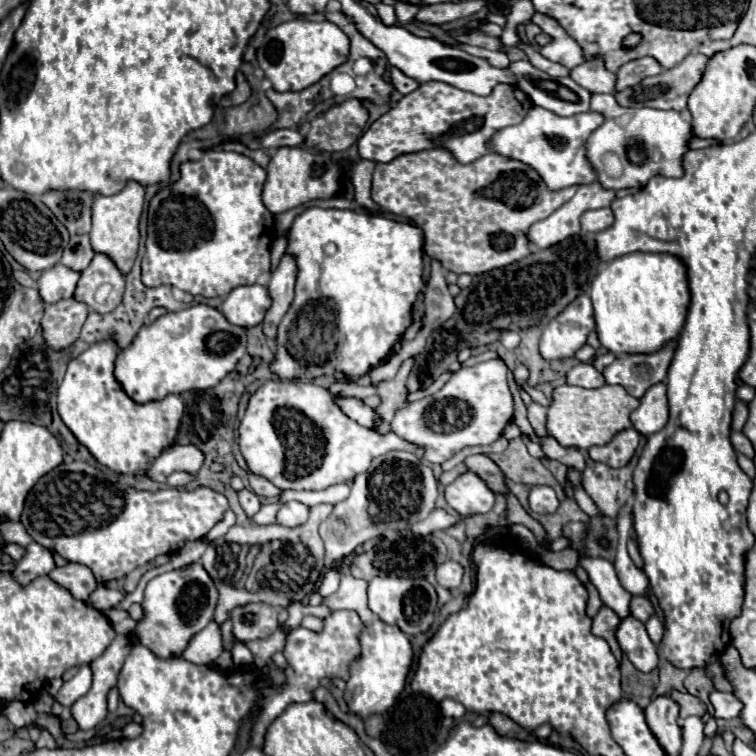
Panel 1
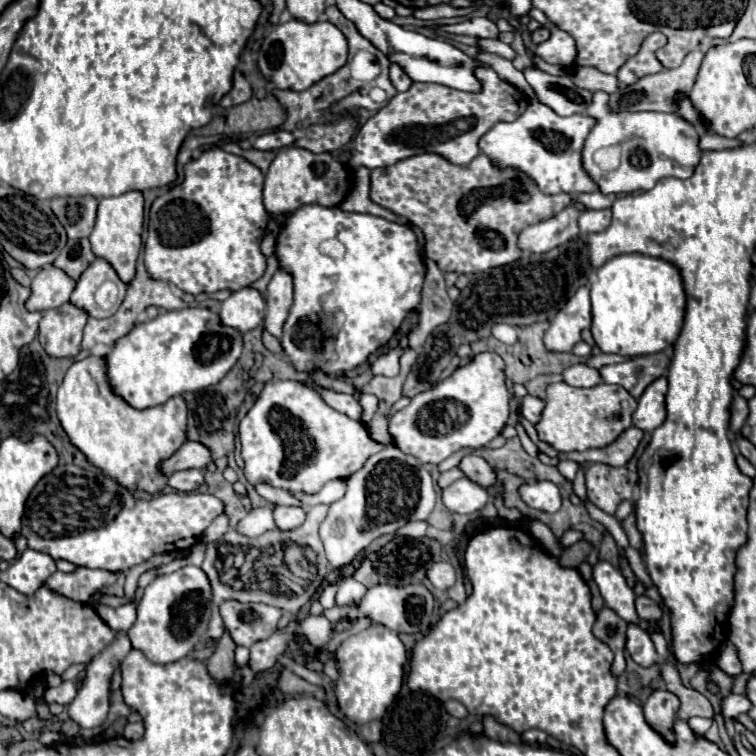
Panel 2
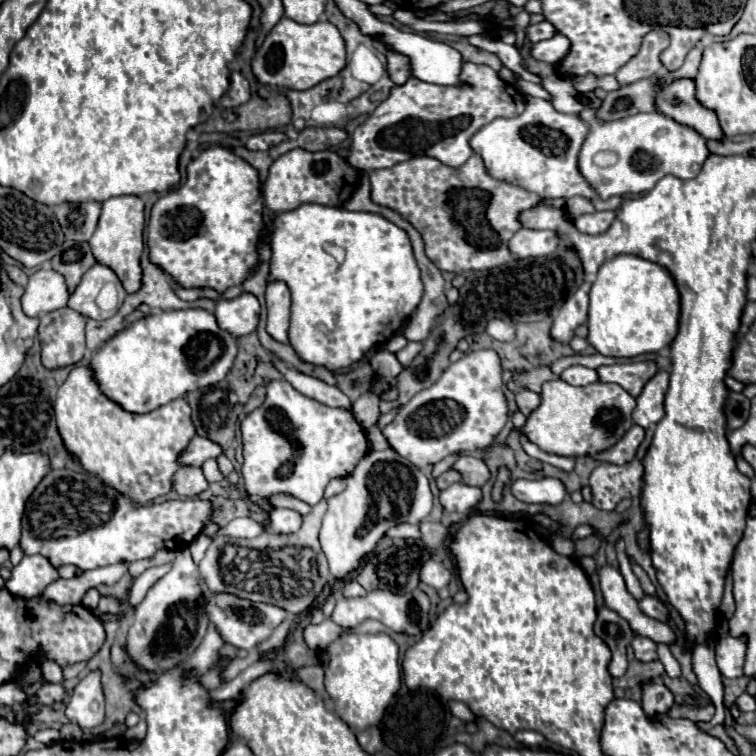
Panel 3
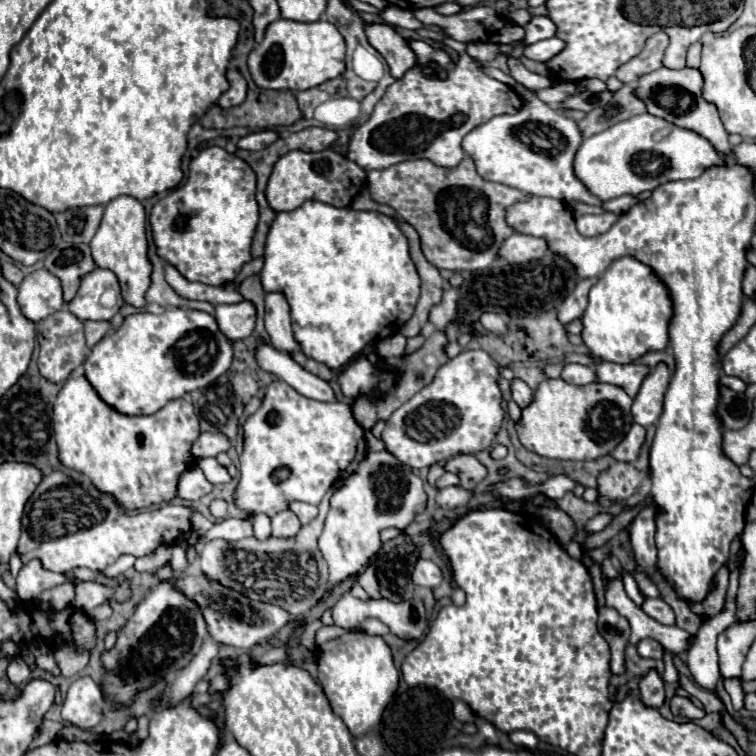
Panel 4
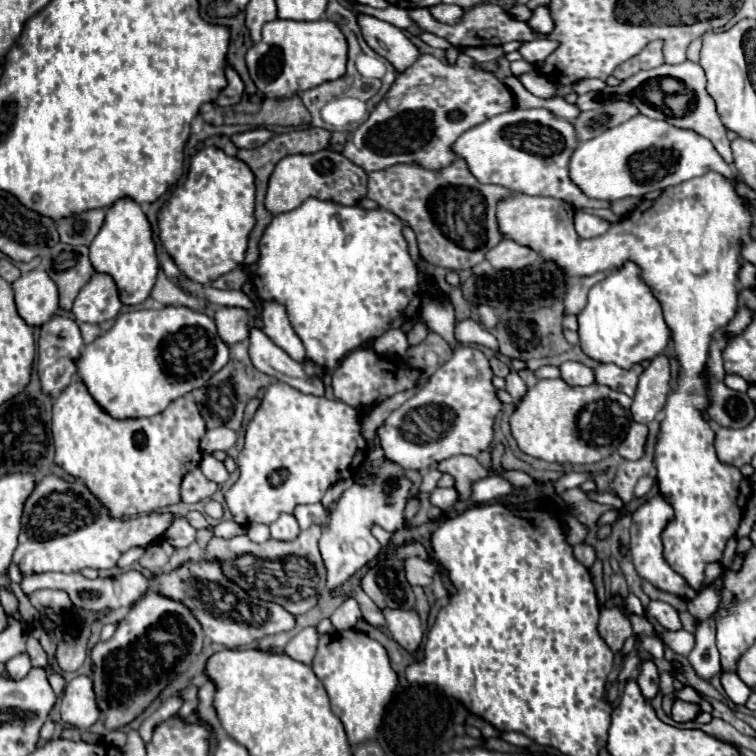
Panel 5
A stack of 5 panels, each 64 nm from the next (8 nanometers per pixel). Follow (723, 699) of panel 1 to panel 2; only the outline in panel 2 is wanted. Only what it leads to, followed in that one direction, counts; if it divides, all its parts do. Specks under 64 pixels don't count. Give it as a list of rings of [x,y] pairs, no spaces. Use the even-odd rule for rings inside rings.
[[[728,694],[720,698],[720,714],[724,718],[736,718],[742,712],[750,710],[750,702],[740,694]]]

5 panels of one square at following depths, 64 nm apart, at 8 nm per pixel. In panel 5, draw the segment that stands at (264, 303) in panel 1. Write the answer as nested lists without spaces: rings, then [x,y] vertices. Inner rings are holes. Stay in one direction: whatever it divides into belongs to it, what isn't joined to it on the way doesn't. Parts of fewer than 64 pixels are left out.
[[[222,306],[216,310],[214,320],[218,326],[218,334],[226,344],[232,346],[248,338],[248,332],[252,326],[252,318],[248,310],[236,308],[236,306]]]

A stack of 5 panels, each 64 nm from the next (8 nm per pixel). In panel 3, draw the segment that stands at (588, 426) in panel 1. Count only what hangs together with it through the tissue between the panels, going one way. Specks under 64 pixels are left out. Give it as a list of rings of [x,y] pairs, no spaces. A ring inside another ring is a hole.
[[[564,380],[542,386],[542,404],[528,416],[522,432],[544,452],[558,456],[584,456],[608,450],[634,424],[632,410],[636,400],[618,384],[594,382],[588,386],[570,386]]]

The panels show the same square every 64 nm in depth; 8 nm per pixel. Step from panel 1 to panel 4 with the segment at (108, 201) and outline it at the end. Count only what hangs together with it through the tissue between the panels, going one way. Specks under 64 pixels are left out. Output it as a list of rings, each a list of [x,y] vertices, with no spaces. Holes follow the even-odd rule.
[[[118,196],[118,198],[110,200],[104,206],[102,224],[90,242],[90,250],[92,250],[92,258],[94,258],[96,266],[108,268],[118,276],[124,300],[136,308],[144,308],[146,306],[144,294],[150,284],[152,264],[148,262],[146,214],[144,214],[144,206],[140,204],[140,200],[136,200],[132,196]]]

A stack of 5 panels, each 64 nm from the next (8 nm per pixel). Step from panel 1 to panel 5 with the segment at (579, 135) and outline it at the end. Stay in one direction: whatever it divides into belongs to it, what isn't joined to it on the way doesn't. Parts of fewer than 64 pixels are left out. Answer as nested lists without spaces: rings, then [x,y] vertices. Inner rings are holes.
[[[514,108],[464,132],[454,144],[454,152],[468,162],[470,172],[482,184],[500,184],[512,192],[530,196],[560,198],[574,208],[608,208],[608,202],[584,196],[570,180],[568,162],[576,146],[578,140],[572,122],[558,118],[546,108]]]

